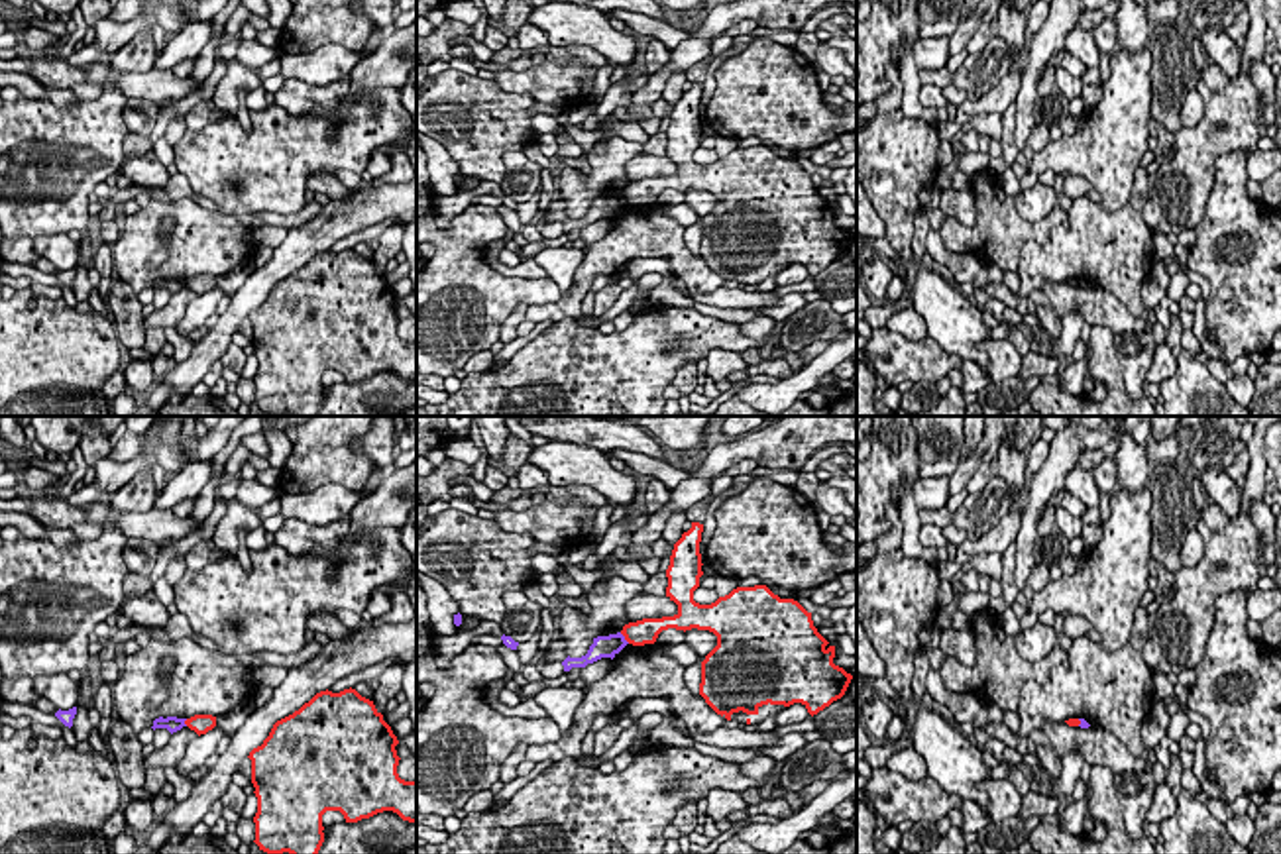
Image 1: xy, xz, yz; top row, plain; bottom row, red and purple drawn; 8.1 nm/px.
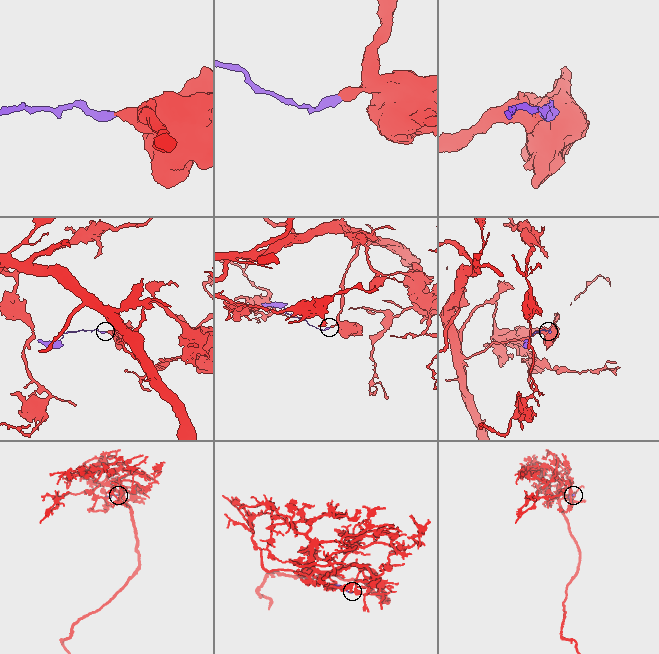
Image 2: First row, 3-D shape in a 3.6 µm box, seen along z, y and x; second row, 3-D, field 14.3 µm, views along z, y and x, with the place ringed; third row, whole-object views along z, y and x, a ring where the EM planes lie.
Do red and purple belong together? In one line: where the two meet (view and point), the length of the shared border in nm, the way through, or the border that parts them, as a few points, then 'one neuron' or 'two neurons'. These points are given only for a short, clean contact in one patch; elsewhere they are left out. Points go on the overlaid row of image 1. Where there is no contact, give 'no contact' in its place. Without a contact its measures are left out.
xz (625, 639) | 130 nm | along xz (619, 633), (629, 642) | two neurons

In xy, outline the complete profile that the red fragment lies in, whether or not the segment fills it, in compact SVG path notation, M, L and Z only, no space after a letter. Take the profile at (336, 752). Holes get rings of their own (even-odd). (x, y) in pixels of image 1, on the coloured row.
M356 689L316 693L299 711L277 721L263 744L248 756L257 797L253 842L267 854L318 854L326 811L340 811L346 823L383 811L417 823L417 781L399 777L397 744L397 736L373 701Z

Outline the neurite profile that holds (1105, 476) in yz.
M1104 457L1102 463L1092 469L1092 475L1100 493L1112 493L1118 483L1114 457Z

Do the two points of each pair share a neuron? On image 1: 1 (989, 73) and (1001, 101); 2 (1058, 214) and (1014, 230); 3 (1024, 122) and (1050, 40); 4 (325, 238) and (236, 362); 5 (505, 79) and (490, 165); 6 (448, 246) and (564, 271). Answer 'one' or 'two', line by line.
1: two
2: one
3: one
4: two
5: two
6: two

